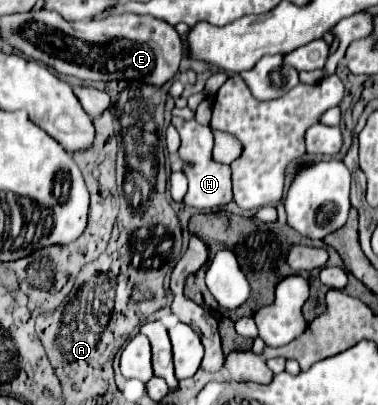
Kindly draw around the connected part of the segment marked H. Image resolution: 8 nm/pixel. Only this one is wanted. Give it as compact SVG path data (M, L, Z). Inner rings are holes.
M172 118L172 124L176 126L180 134L180 158L192 166L184 166L184 172L188 176L188 192L184 196L184 204L192 208L214 208L214 206L224 206L232 200L232 184L230 184L230 166L216 164L212 160L212 146L214 146L214 136L210 126L202 126L196 120L182 120L182 118Z

